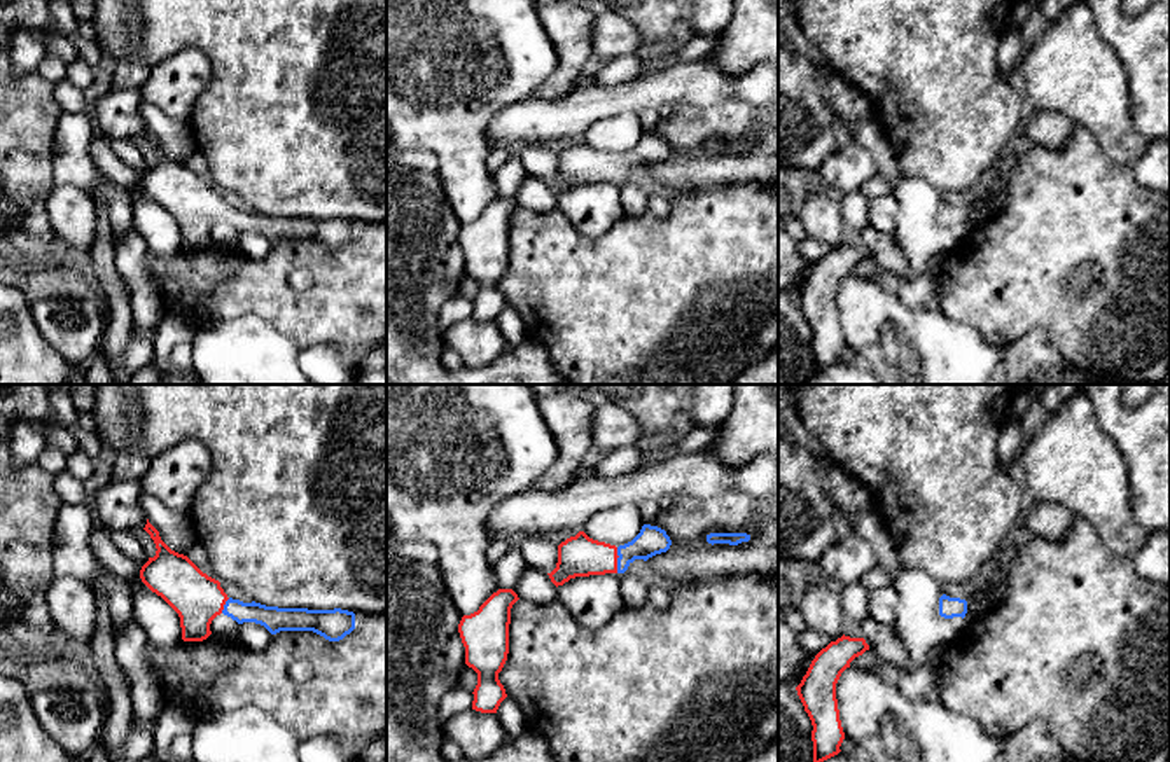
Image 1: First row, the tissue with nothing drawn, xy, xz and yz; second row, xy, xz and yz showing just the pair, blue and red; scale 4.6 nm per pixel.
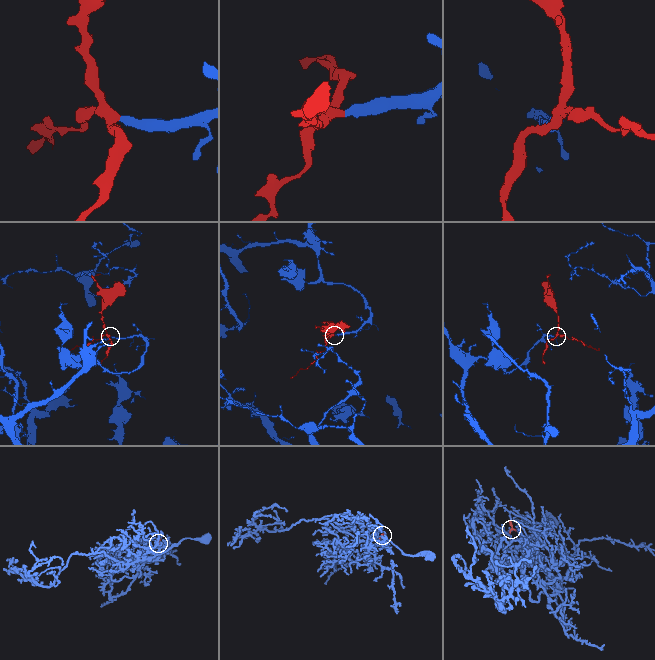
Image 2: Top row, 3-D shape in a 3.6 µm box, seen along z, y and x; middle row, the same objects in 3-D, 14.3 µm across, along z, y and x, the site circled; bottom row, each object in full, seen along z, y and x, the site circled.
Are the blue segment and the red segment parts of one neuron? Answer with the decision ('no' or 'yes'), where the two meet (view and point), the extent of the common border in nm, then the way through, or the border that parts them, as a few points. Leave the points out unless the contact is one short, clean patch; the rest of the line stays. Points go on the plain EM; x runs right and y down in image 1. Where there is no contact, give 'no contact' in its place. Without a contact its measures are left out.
yes; contact xz (618, 168); length 120 nm; way xz (651, 149), (618, 168), (578, 165)

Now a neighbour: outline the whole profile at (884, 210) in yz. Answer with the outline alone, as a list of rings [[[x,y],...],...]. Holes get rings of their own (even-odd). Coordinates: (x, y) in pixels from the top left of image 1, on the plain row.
[[[894,194],[873,197],[869,203],[869,224],[885,234],[894,236],[897,213],[899,203]]]

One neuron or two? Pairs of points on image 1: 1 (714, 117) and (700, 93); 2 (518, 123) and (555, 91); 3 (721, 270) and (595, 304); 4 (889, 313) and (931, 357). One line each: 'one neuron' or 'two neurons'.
1: two neurons
2: two neurons
3: one neuron
4: one neuron

